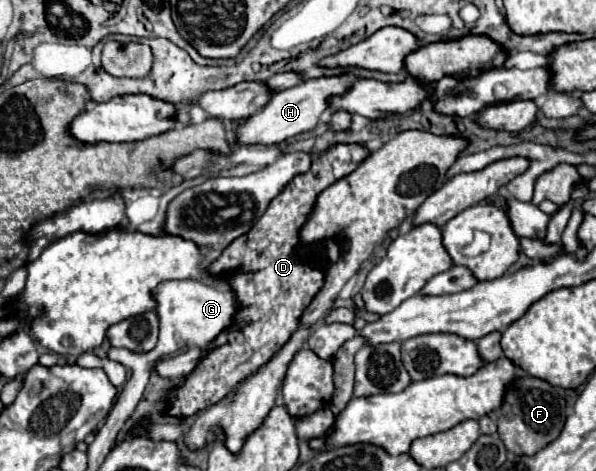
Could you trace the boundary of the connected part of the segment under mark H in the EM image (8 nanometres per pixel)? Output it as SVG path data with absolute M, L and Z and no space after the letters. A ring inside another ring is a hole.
M341 73L341 75L333 75L333 77L307 79L287 91L279 91L261 113L249 117L249 121L237 129L235 147L243 147L249 143L275 145L275 143L281 143L289 137L295 137L299 133L315 129L321 113L331 107L331 97L345 95L351 89L351 85L353 85L353 77L349 73Z

